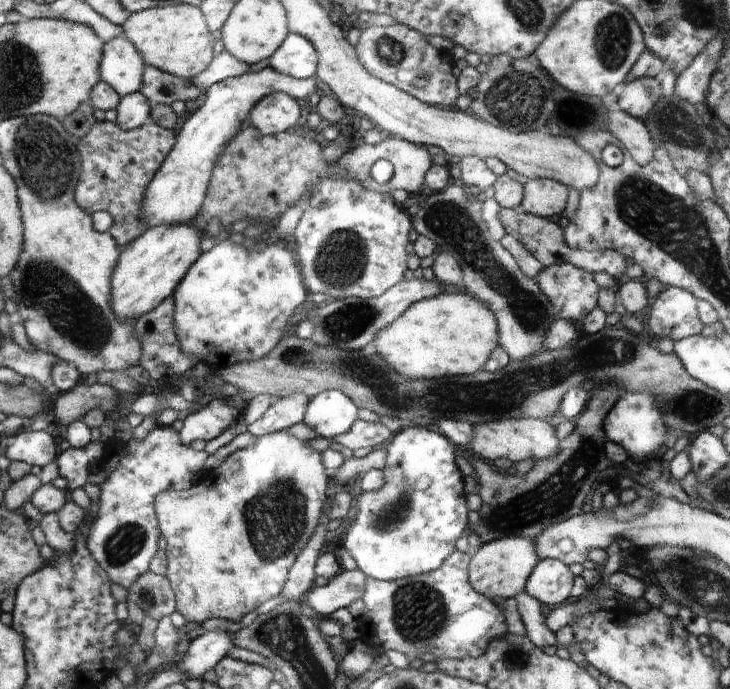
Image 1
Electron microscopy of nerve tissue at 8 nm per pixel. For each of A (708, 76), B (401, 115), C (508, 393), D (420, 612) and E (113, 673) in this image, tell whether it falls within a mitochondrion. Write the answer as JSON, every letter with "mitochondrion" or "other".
{"A":"other","B":"other","C":"mitochondrion","D":"mitochondrion","E":"other"}

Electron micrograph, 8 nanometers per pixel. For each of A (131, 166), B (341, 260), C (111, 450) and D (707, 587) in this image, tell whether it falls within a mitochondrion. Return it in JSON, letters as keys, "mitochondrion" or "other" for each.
{"A":"other","B":"mitochondrion","C":"other","D":"mitochondrion"}

